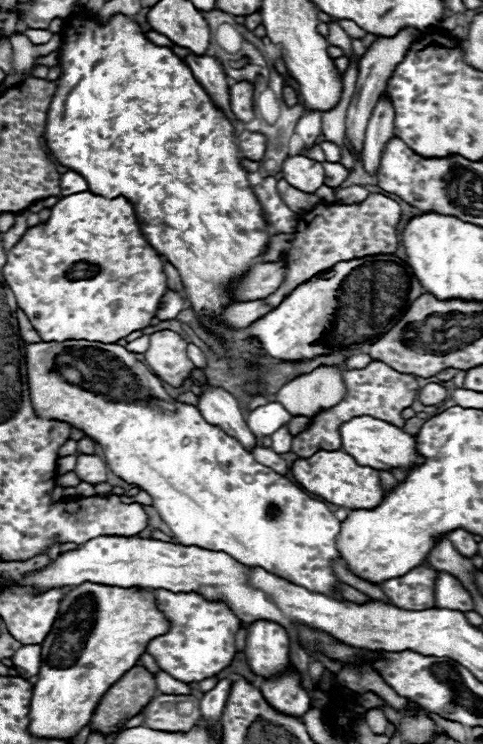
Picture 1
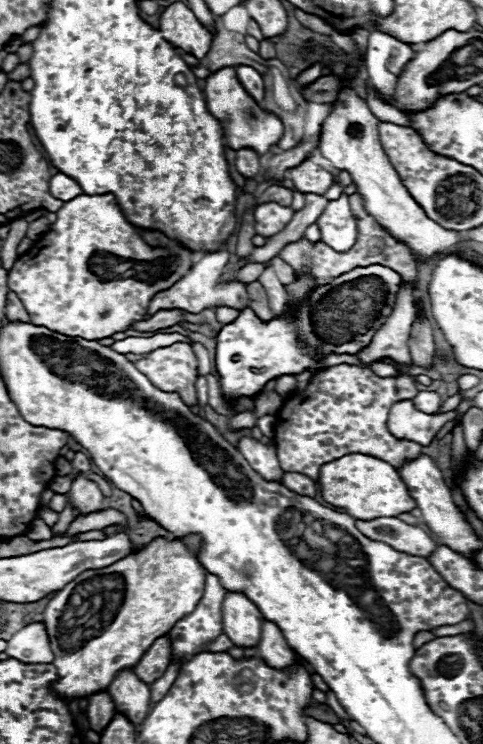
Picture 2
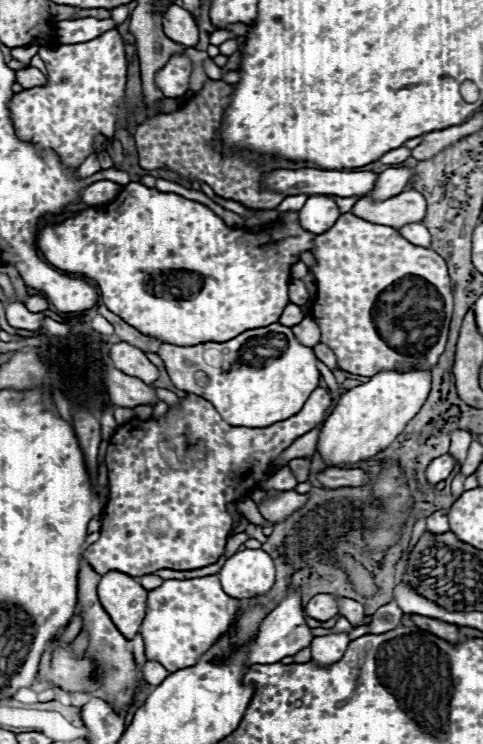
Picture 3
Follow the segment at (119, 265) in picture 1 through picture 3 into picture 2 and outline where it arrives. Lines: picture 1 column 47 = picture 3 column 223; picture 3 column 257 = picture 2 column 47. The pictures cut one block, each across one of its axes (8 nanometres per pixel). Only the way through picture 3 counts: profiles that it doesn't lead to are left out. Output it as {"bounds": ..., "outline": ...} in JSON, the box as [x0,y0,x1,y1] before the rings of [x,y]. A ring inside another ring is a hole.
{"bounds":[8,194,192,340],"outline":[[[80,194],[68,200],[56,214],[58,218],[50,230],[42,234],[26,254],[18,256],[8,272],[8,288],[24,302],[34,326],[46,326],[64,336],[80,336],[86,340],[102,340],[116,332],[124,332],[132,322],[146,318],[148,302],[154,294],[168,290],[192,266],[190,250],[180,244],[174,244],[172,250],[148,246],[126,220],[114,194]],[[96,252],[110,252],[124,260],[146,264],[164,264],[168,270],[154,272],[150,280],[128,278],[102,282],[96,274],[86,270],[86,264]]]}

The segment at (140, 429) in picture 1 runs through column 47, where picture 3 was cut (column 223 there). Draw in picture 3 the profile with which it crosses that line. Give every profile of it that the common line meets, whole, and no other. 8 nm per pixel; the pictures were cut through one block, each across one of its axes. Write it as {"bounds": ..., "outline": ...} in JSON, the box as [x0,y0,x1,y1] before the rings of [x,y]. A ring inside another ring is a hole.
{"bounds":[158,322,320,428],"outline":[[[280,322],[262,326],[256,330],[246,330],[244,334],[228,342],[206,342],[206,344],[196,344],[196,346],[162,344],[158,350],[158,356],[164,360],[166,372],[172,378],[176,388],[208,398],[208,402],[212,402],[214,408],[220,412],[220,416],[232,426],[264,428],[284,418],[290,418],[292,414],[298,414],[302,410],[304,402],[308,400],[308,396],[320,382],[320,372],[316,368],[314,350],[308,346],[302,346],[296,340],[292,328]]]}

